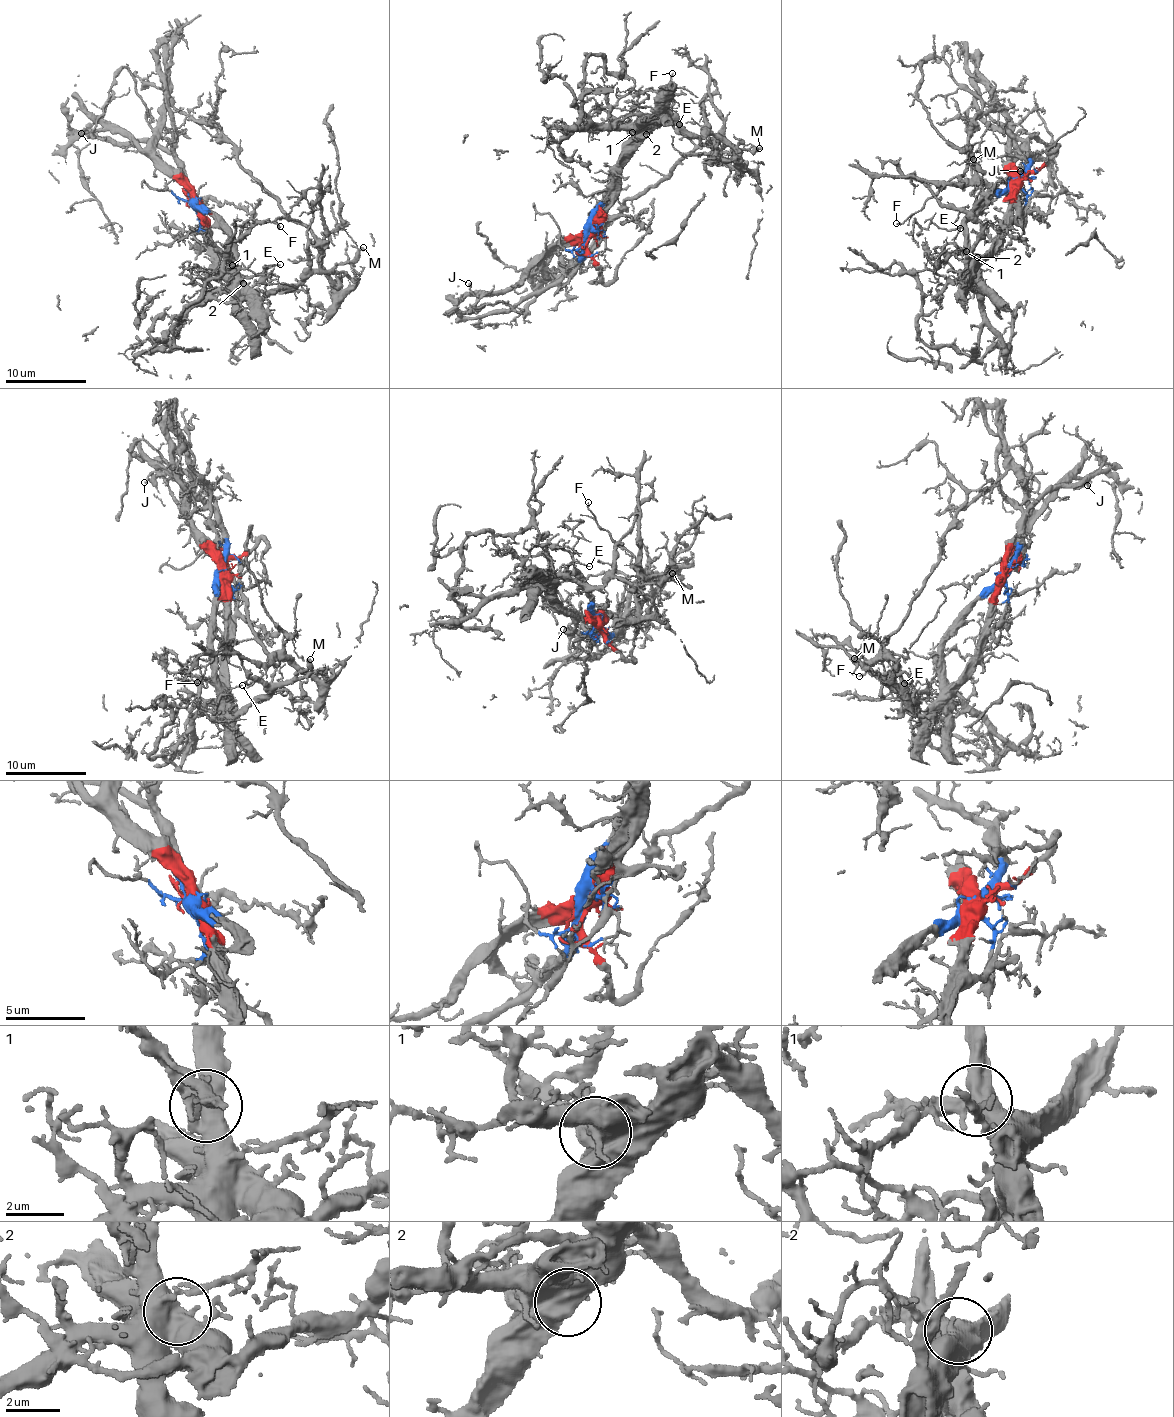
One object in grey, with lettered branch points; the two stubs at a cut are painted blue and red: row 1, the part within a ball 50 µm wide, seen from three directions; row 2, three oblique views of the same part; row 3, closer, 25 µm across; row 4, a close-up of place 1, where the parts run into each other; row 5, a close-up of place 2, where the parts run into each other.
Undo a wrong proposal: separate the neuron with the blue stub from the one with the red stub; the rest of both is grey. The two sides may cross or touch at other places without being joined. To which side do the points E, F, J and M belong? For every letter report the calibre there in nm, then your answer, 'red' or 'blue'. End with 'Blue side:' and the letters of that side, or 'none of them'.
E: 120 nm | blue
F: 130 nm | blue
J: 170 nm | red
M: 280 nm | red
Blue side: E, F

